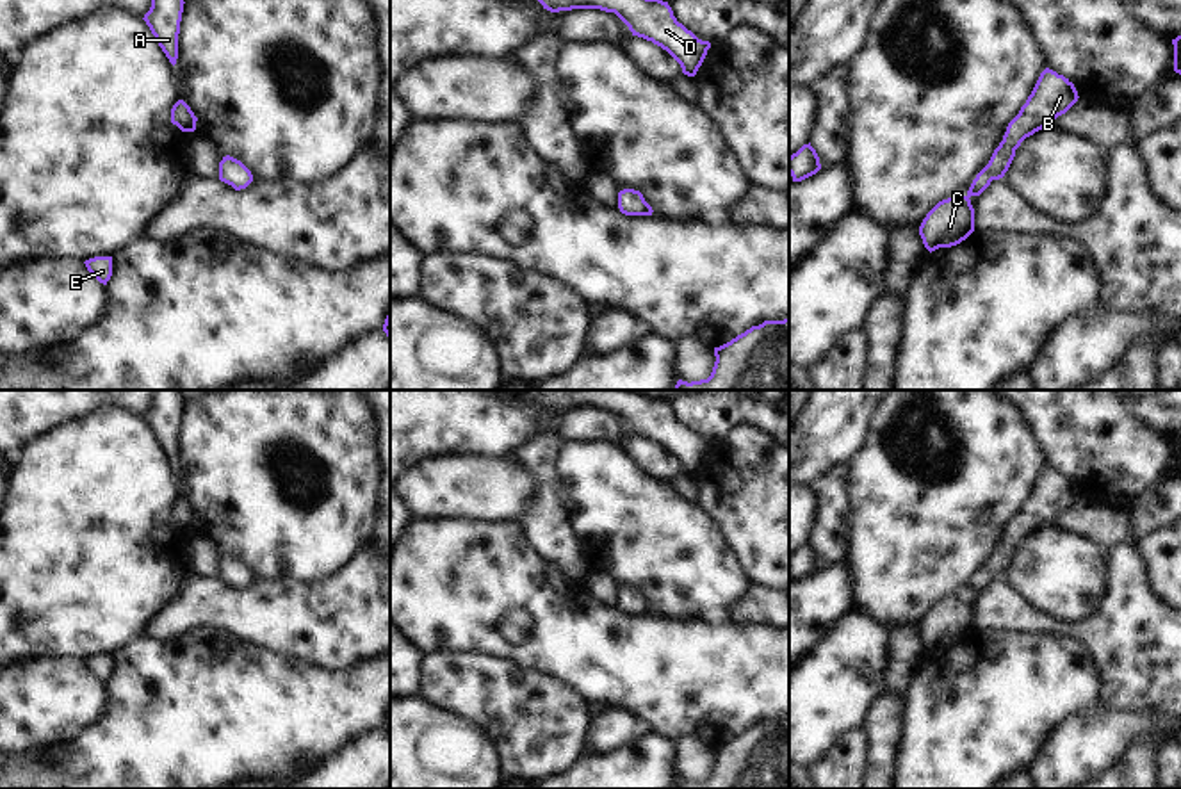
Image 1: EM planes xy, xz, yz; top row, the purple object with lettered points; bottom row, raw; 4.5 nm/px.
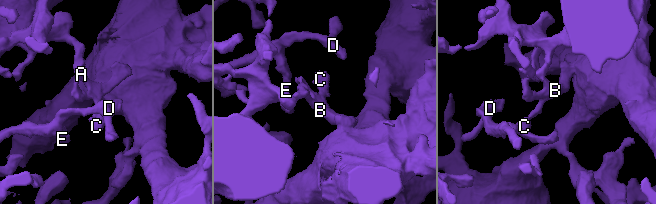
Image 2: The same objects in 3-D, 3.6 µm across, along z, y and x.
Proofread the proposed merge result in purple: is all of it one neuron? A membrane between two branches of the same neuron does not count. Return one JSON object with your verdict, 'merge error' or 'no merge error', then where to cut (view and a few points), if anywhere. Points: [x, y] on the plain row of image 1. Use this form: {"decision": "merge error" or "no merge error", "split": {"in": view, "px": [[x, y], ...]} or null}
{"decision": "no merge error", "split": null}

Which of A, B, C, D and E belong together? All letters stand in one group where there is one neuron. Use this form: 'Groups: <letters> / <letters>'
Groups: A B C D E

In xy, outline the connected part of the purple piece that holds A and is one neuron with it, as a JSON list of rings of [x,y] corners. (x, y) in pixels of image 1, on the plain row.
[[[151,390],[151,406],[143,417],[173,465],[178,458],[183,403],[180,390]]]

